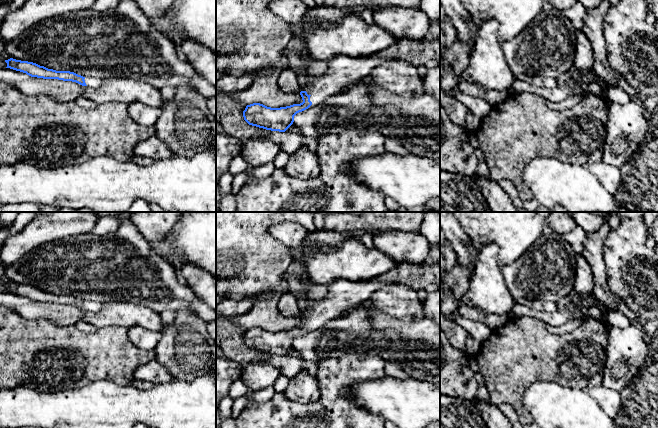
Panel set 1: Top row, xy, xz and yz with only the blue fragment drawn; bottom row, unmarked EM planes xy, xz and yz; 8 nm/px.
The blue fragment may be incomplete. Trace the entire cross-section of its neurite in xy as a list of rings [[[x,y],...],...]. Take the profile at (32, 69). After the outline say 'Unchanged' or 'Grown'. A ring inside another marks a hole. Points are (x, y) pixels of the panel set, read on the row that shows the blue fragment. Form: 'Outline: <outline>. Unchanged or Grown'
Outline: [[[13,58],[5,60],[5,62],[7,63],[6,68],[26,73],[31,77],[72,81],[82,86],[89,87],[98,87],[102,85],[104,81],[104,79],[101,78],[83,77],[70,71],[56,71],[53,69],[48,69],[44,66],[40,66],[33,62],[16,60]]]. Grown

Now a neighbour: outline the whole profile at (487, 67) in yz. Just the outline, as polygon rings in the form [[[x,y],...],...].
[[[494,19],[477,23],[478,34],[463,78],[471,80],[487,91],[511,91],[514,75],[498,39],[499,23]]]

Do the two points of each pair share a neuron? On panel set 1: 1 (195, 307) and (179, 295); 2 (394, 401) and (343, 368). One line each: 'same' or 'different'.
1: same
2: different

